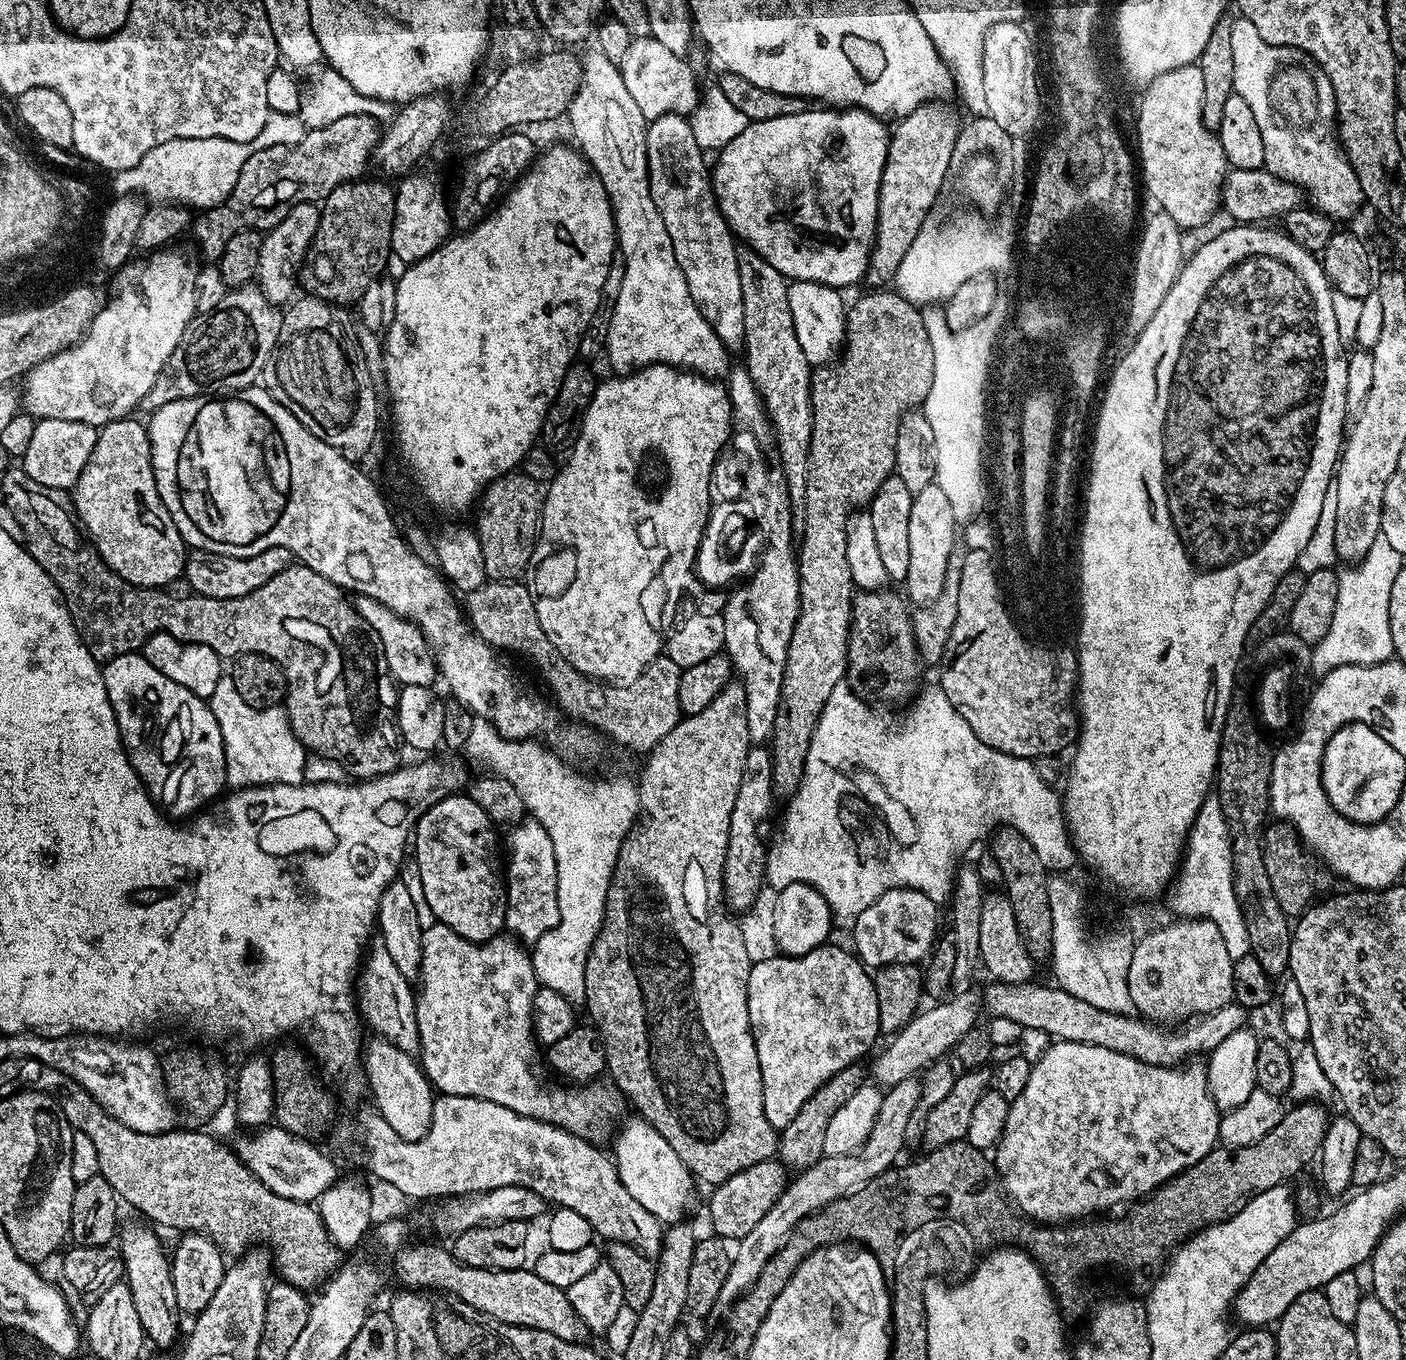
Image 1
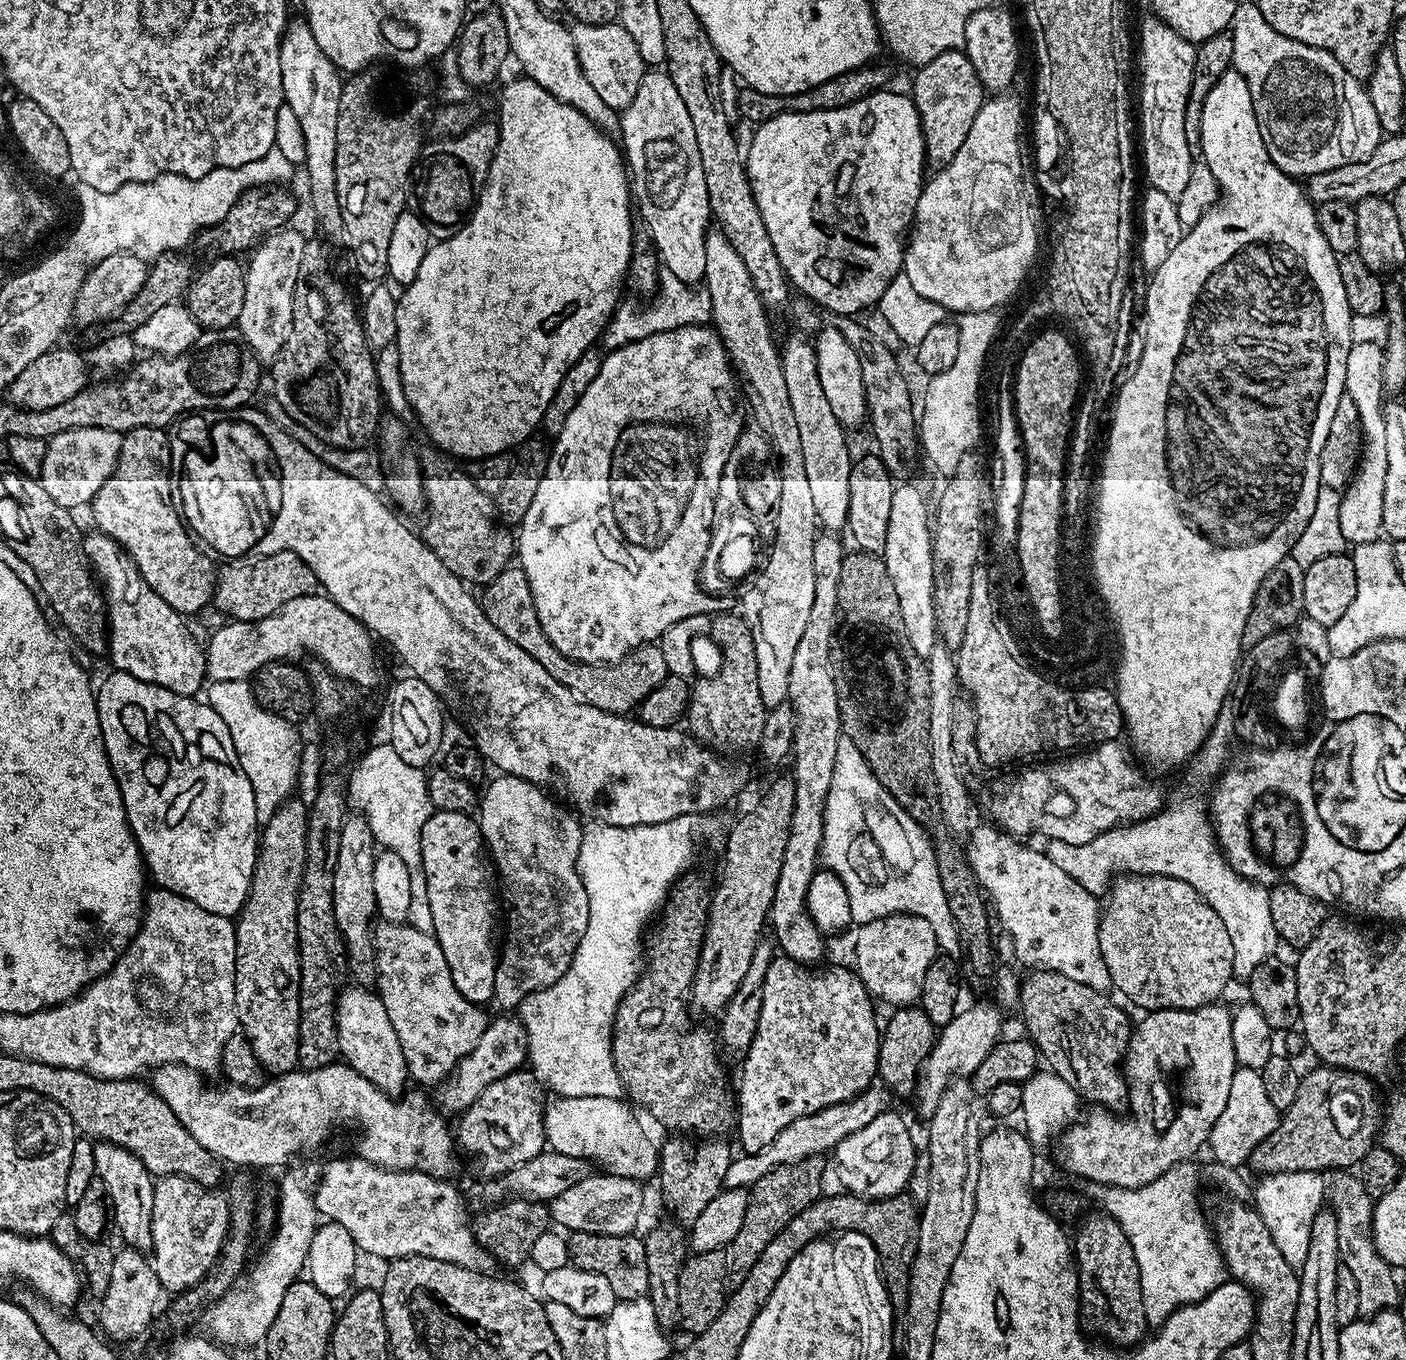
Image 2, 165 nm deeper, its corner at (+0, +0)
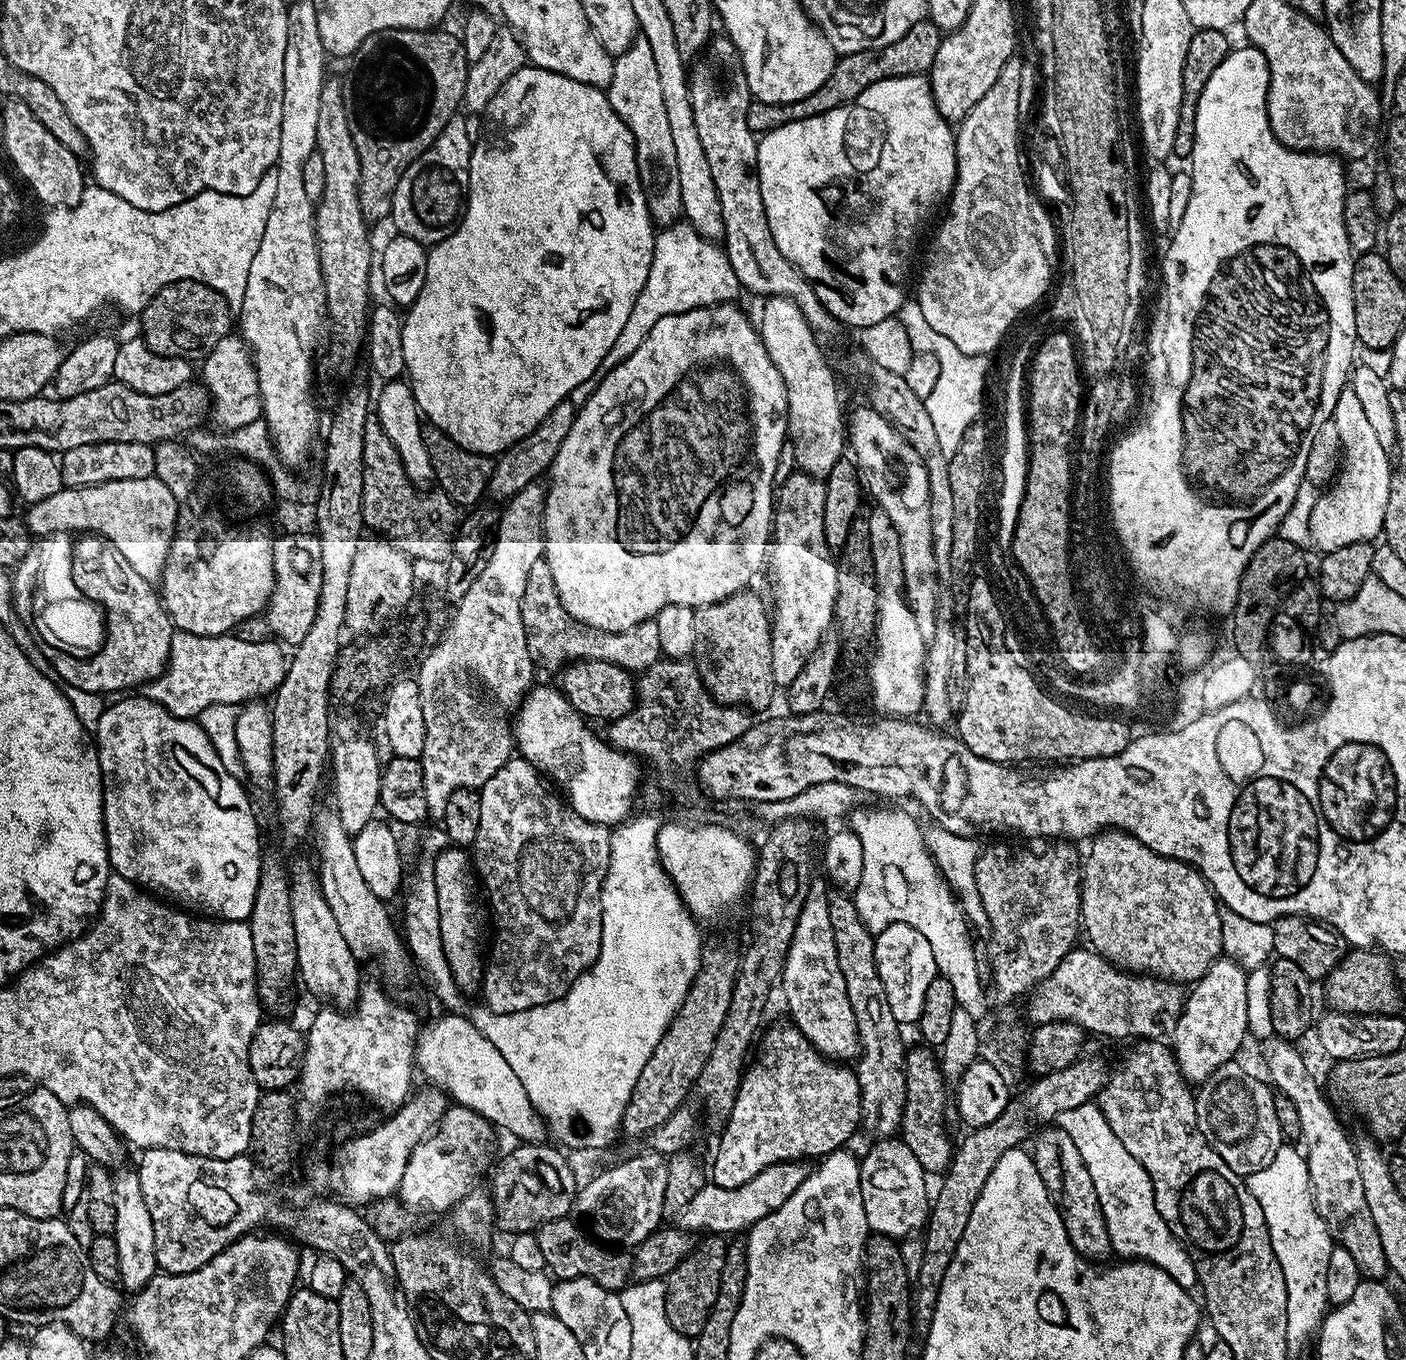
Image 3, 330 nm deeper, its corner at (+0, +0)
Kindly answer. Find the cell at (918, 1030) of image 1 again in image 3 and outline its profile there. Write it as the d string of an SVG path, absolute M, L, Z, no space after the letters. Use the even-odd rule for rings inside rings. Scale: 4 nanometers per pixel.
M789 1161L787 1164L775 1164L766 1166L762 1174L754 1174L750 1182L746 1182L737 1188L727 1188L718 1186L711 1182L706 1182L690 1202L686 1202L686 1207L680 1211L674 1220L685 1232L693 1234L729 1234L728 1232L740 1232L752 1227L762 1218L766 1218L790 1194L798 1190L798 1186L808 1177L809 1167L803 1161Z

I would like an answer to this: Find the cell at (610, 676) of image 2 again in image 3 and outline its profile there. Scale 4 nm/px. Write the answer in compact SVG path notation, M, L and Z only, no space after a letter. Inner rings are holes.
M543 559L534 562L530 574L532 578L528 585L528 593L525 594L525 603L520 609L526 630L526 646L537 665L545 664L548 668L559 669L573 660L597 660L616 664L619 668L627 669L630 674L639 674L656 660L661 659L662 641L658 635L655 619L638 622L636 626L630 626L630 630L625 632L603 632L579 624L562 606L558 590L552 579L548 577L548 565Z

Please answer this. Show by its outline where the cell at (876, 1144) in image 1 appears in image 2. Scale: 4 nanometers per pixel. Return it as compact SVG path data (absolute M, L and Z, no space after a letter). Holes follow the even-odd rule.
M995 1003L972 1004L969 1008L961 1007L956 1014L939 1029L936 1044L930 1050L926 1062L920 1067L920 1076L916 1079L914 1101L916 1108L931 1118L934 1110L938 1110L938 1098L942 1098L942 1090L954 1078L968 1078L982 1066L982 1062L990 1054L990 1050L1001 1039L1001 1009Z

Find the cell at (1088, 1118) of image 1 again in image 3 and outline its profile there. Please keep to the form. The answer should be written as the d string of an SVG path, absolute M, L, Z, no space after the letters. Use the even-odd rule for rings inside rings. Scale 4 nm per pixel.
M1231 958L1215 960L1201 980L1191 985L1170 1047L1185 1081L1203 1082L1218 1066L1229 1063L1249 1035L1246 1022L1246 978L1248 972Z

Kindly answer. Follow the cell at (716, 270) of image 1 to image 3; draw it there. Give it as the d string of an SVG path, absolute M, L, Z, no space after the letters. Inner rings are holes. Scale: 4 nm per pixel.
M643 38L632 41L622 55L615 57L613 80L607 89L610 106L626 122L636 143L638 174L642 182L648 212L656 226L671 226L682 216L682 185L678 183L678 154L674 154L674 138L670 135L670 122L666 119L666 105L662 103L662 90L658 69L650 42Z

